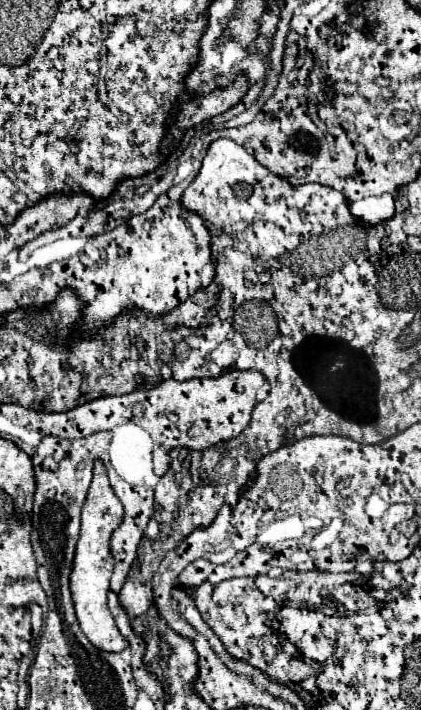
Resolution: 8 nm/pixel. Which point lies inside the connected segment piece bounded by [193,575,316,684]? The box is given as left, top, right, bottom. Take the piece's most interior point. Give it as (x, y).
(232, 609)

